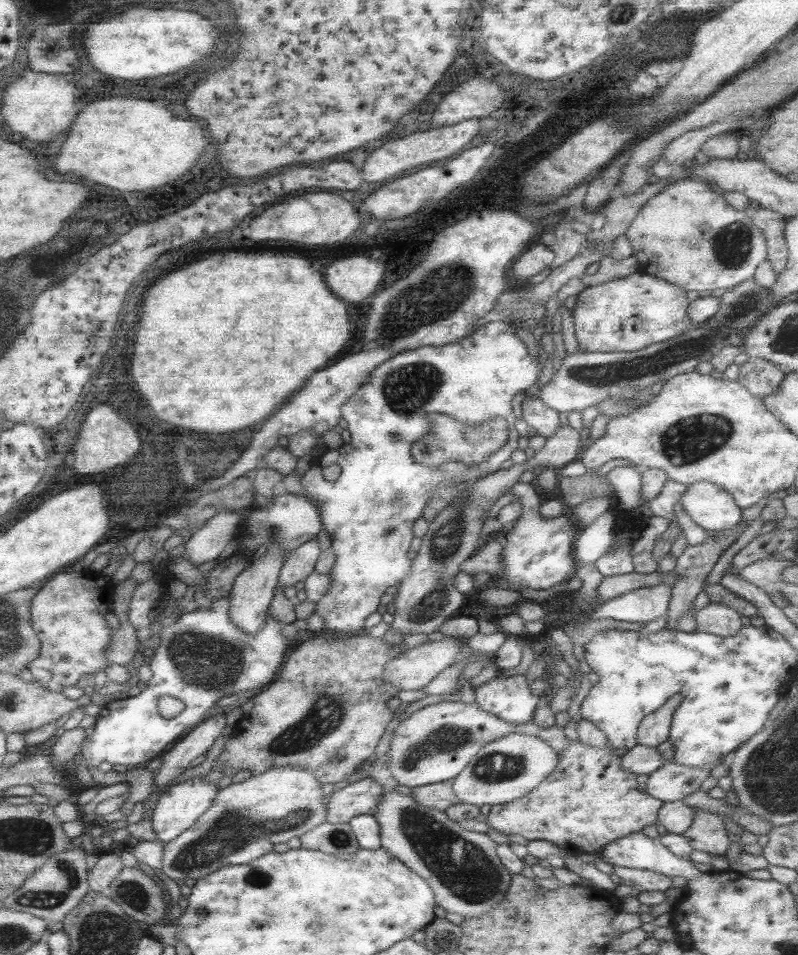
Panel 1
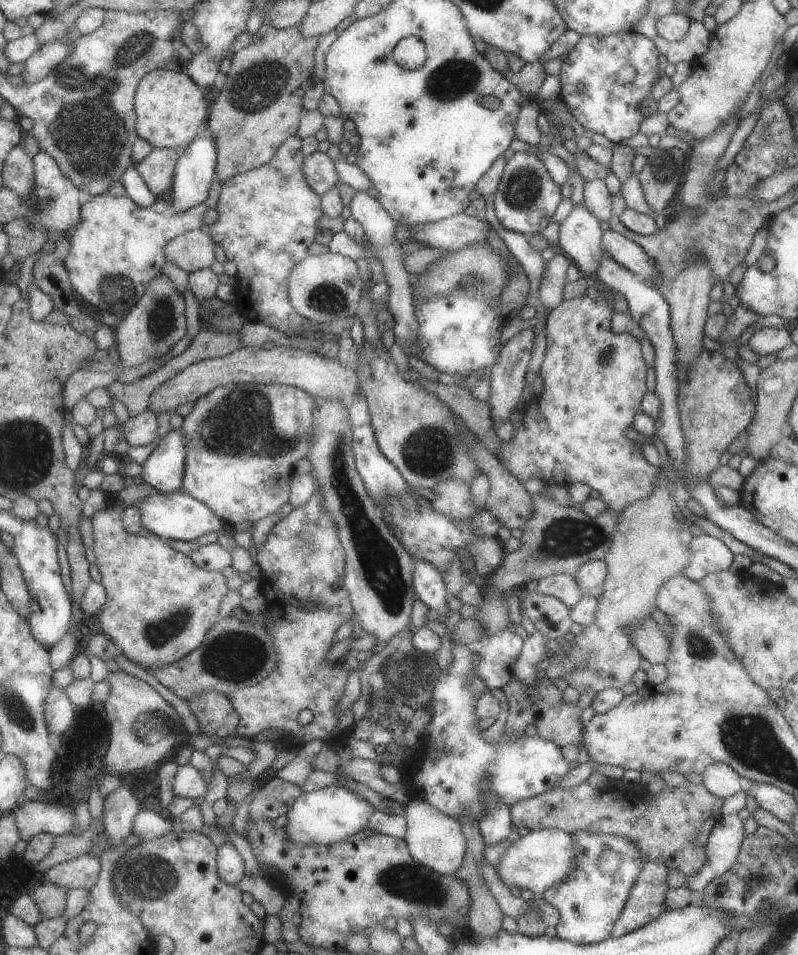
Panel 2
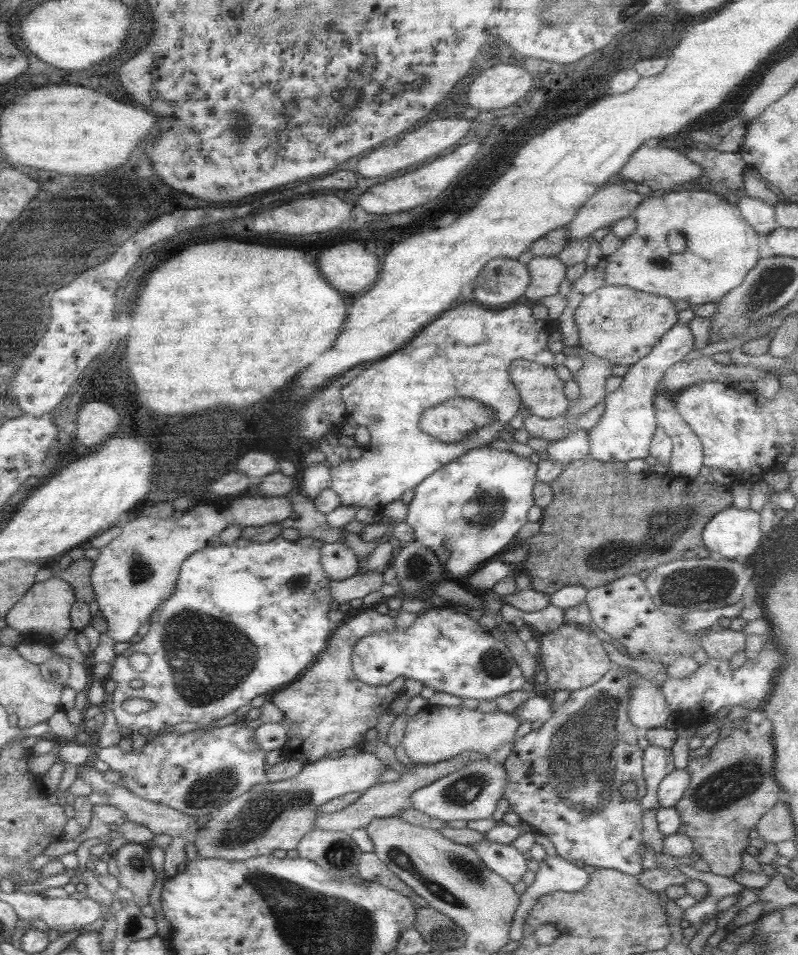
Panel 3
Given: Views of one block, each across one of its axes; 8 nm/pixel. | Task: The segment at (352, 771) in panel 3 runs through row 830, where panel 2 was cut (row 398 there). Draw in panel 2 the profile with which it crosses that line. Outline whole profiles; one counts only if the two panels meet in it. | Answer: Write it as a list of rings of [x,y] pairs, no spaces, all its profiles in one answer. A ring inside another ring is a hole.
[[[235,383],[215,387],[203,396],[194,400],[191,410],[182,417],[180,430],[183,435],[183,472],[181,492],[189,495],[192,499],[203,503],[223,524],[231,526],[237,522],[256,523],[264,519],[267,515],[275,513],[283,504],[288,502],[289,479],[293,474],[293,464],[297,460],[304,458],[309,448],[310,426],[312,421],[313,403],[311,397],[300,388],[275,383],[255,384],[255,383]]]

